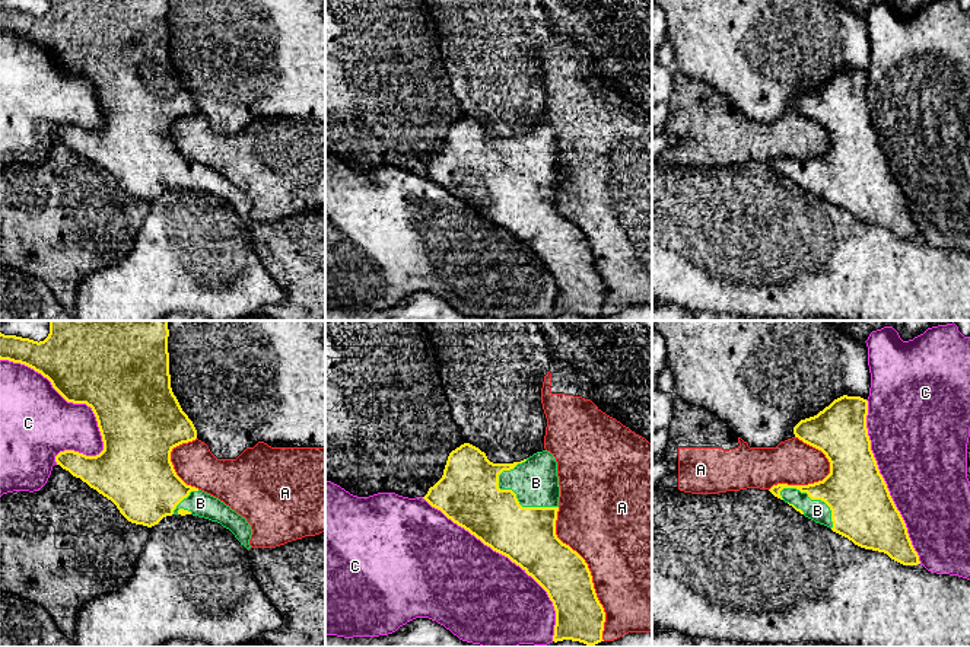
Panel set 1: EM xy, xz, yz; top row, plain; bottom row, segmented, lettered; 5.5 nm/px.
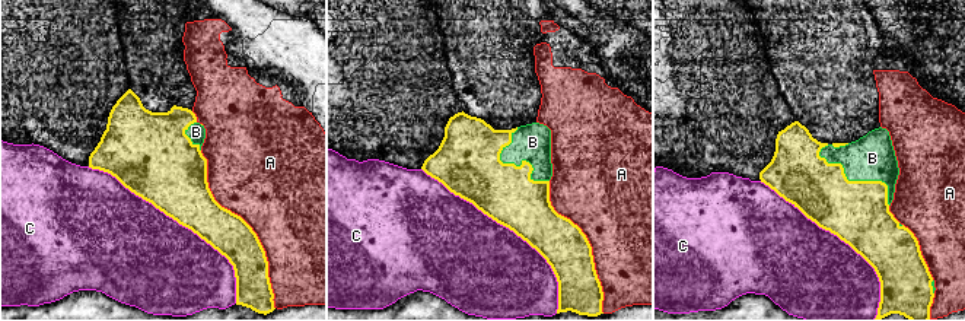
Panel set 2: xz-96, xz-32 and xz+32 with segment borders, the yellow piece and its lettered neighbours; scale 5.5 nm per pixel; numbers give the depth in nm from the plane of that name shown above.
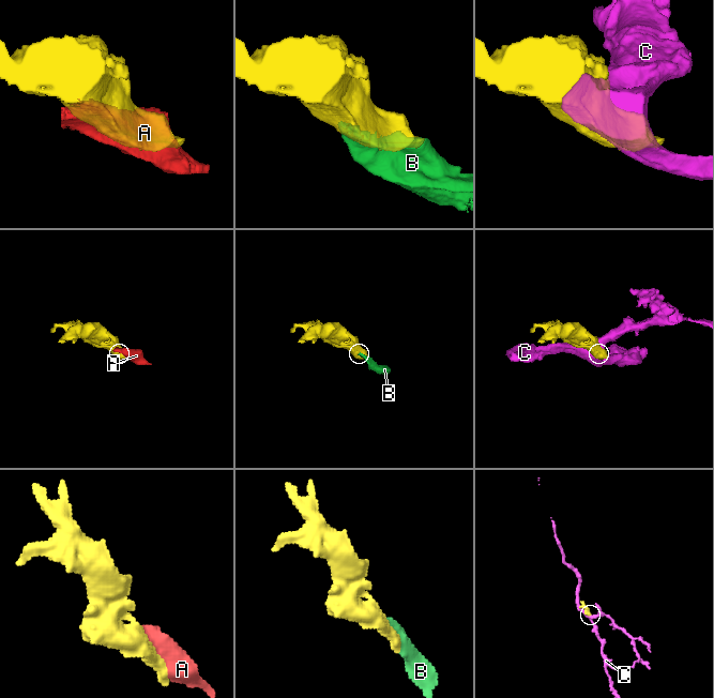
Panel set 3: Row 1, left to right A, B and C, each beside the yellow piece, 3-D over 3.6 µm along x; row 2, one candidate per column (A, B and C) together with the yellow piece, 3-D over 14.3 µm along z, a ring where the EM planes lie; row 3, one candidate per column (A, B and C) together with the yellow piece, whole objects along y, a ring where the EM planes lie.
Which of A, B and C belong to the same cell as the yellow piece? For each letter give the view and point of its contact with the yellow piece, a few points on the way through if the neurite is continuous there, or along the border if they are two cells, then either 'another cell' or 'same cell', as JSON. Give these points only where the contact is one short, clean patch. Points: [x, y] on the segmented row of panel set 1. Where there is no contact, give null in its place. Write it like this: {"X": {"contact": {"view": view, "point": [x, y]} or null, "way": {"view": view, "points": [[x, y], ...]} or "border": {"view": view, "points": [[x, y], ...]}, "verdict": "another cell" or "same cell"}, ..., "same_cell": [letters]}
{"A": {"contact": {"view": "xz", "point": [590, 573]}, "verdict": "another cell"}, "B": {"contact": {"view": "xz", "point": [520, 504]}, "verdict": "same cell"}, "C": {"contact": {"view": "xy", "point": [66, 400]}, "verdict": "another cell"}, "same_cell": ["B"]}

